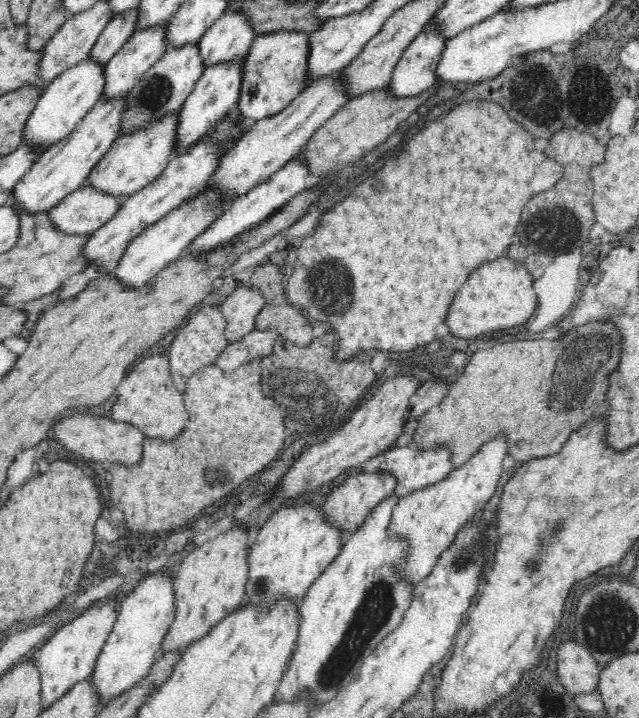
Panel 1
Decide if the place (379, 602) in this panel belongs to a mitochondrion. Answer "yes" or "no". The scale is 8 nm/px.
yes

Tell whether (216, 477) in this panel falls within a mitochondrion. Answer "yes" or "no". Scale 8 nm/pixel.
yes

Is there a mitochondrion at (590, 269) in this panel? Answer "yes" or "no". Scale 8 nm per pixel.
no

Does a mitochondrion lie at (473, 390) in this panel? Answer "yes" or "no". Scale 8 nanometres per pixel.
no

